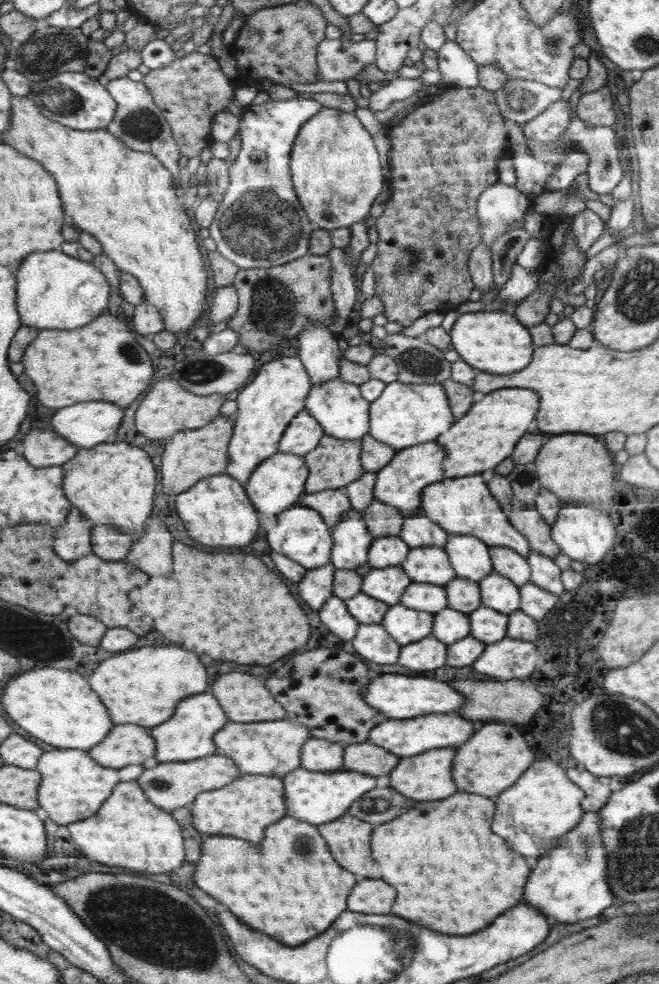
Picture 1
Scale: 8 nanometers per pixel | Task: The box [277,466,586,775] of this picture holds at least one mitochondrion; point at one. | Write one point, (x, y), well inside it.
(524, 480)

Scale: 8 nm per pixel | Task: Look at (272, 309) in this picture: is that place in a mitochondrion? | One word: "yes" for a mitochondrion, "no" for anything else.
yes

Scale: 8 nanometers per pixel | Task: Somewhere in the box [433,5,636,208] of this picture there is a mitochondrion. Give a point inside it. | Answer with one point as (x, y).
(555, 42)

